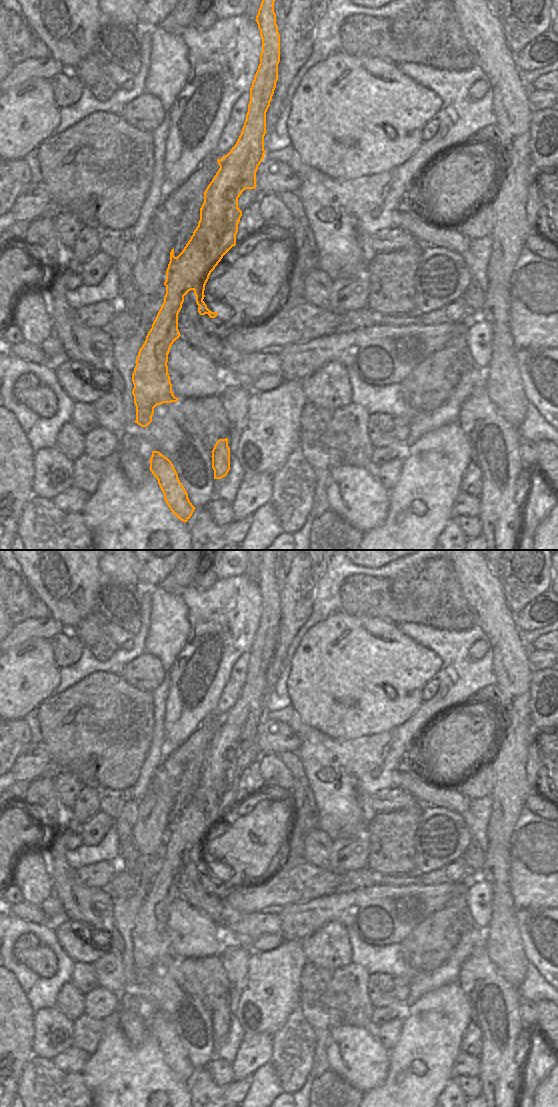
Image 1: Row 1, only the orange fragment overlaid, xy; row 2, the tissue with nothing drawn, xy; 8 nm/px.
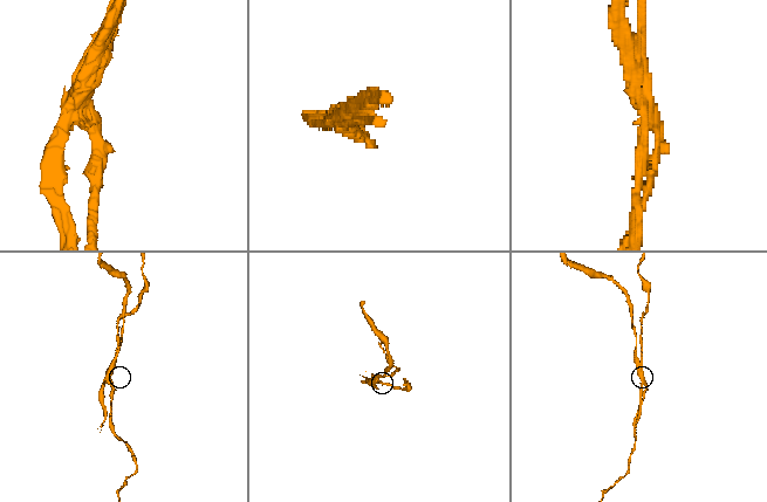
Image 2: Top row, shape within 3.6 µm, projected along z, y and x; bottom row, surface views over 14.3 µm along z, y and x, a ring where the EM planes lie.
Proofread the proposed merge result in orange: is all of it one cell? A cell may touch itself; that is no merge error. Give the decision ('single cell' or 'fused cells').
fused cells

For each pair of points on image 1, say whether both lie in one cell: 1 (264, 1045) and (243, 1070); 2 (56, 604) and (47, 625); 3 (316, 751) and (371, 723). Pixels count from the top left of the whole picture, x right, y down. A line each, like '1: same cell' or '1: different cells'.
1: same cell
2: different cells
3: different cells

